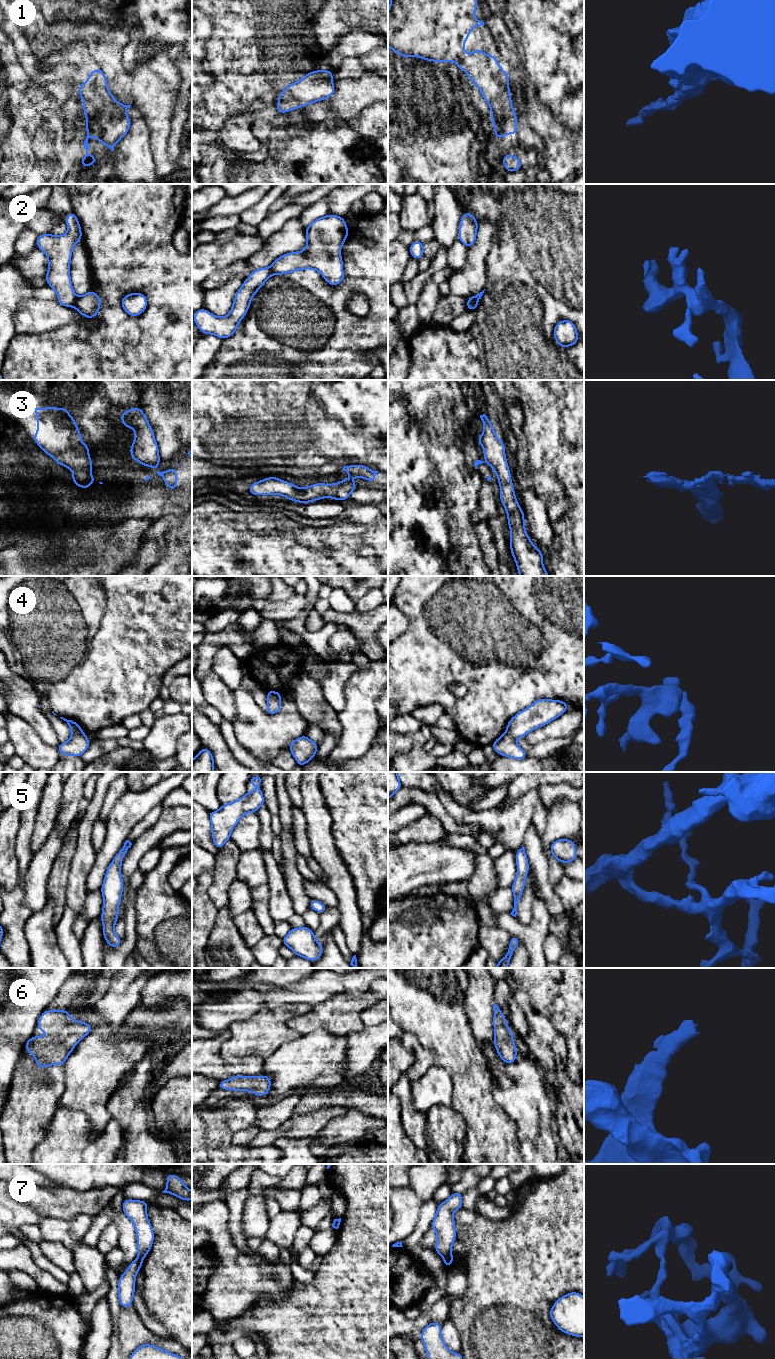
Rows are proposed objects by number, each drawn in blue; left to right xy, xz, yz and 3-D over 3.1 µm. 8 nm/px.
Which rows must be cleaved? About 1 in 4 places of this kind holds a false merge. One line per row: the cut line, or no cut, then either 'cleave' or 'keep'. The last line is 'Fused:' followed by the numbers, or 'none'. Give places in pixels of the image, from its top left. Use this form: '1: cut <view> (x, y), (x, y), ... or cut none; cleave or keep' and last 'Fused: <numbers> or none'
1: cut none; keep
2: cut xy (77, 297), (73, 306); cleave
3: cut xz (346, 479), (343, 481); cleave
4: cut xz (268, 695), (279, 698); cleave
5: cut none; keep
6: cut none; keep
7: cut yz (451, 1255), (444, 1258); cleave
Fused: 2, 3, 4, 7

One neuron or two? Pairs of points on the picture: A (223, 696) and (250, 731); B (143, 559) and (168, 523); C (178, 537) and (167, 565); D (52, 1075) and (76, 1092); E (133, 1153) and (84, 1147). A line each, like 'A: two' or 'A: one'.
A: two
B: one
C: one
D: two
E: two

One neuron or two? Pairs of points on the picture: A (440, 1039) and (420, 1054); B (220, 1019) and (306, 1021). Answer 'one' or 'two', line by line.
A: two
B: two

